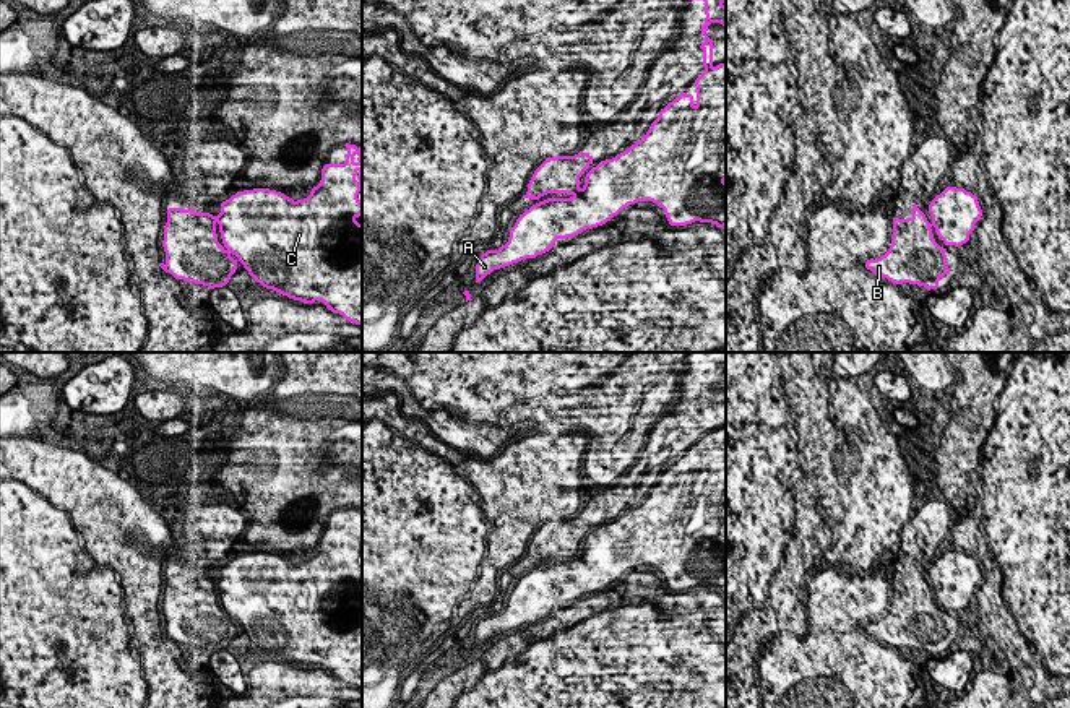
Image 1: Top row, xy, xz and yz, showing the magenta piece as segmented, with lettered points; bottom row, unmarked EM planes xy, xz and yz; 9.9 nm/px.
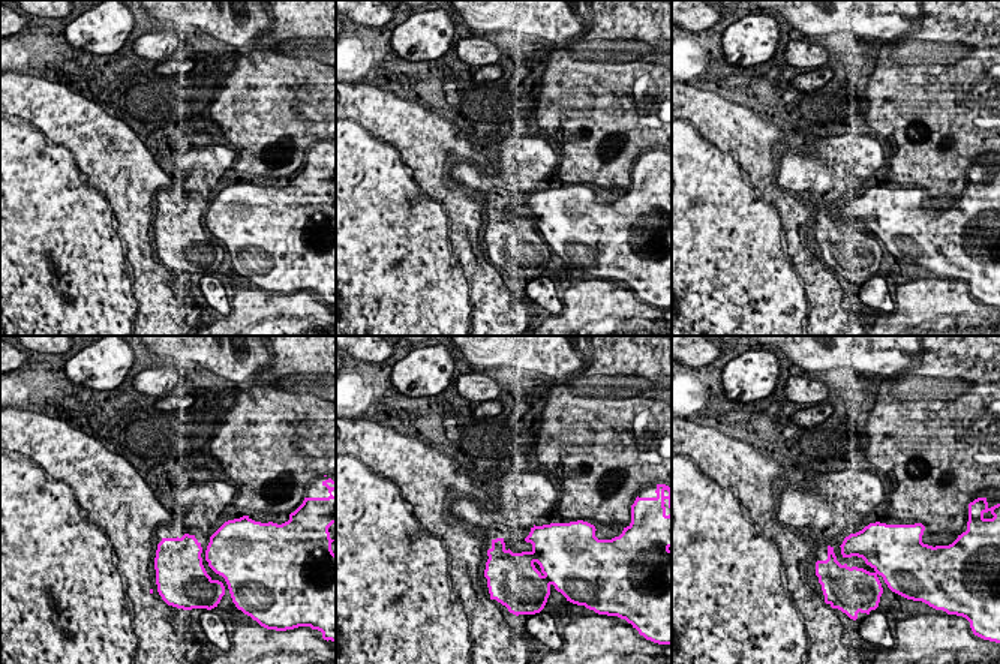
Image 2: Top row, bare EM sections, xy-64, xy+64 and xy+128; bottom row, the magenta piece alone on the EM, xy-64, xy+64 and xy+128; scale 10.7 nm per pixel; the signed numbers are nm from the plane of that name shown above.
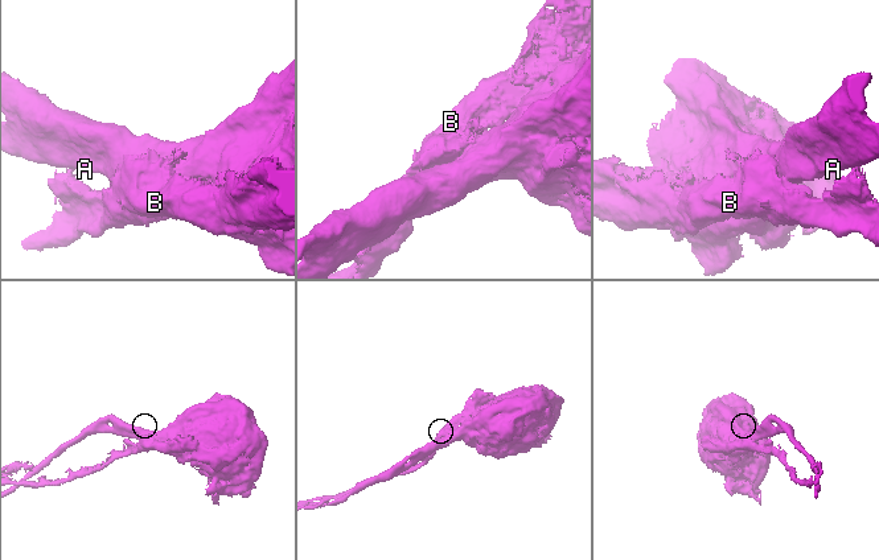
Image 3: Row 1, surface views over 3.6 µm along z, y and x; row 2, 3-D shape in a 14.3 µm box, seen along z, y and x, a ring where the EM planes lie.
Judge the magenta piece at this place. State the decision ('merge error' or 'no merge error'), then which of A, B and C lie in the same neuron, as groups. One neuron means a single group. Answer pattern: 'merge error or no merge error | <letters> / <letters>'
merge error | A C / B

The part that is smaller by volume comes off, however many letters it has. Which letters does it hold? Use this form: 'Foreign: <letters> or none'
Foreign: B

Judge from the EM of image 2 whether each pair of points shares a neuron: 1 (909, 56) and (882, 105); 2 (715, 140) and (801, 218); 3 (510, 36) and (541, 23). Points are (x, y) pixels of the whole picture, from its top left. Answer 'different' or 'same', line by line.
1: same
2: same
3: different

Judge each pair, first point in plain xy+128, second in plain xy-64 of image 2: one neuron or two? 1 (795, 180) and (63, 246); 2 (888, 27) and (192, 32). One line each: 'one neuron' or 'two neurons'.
1: two neurons
2: two neurons

